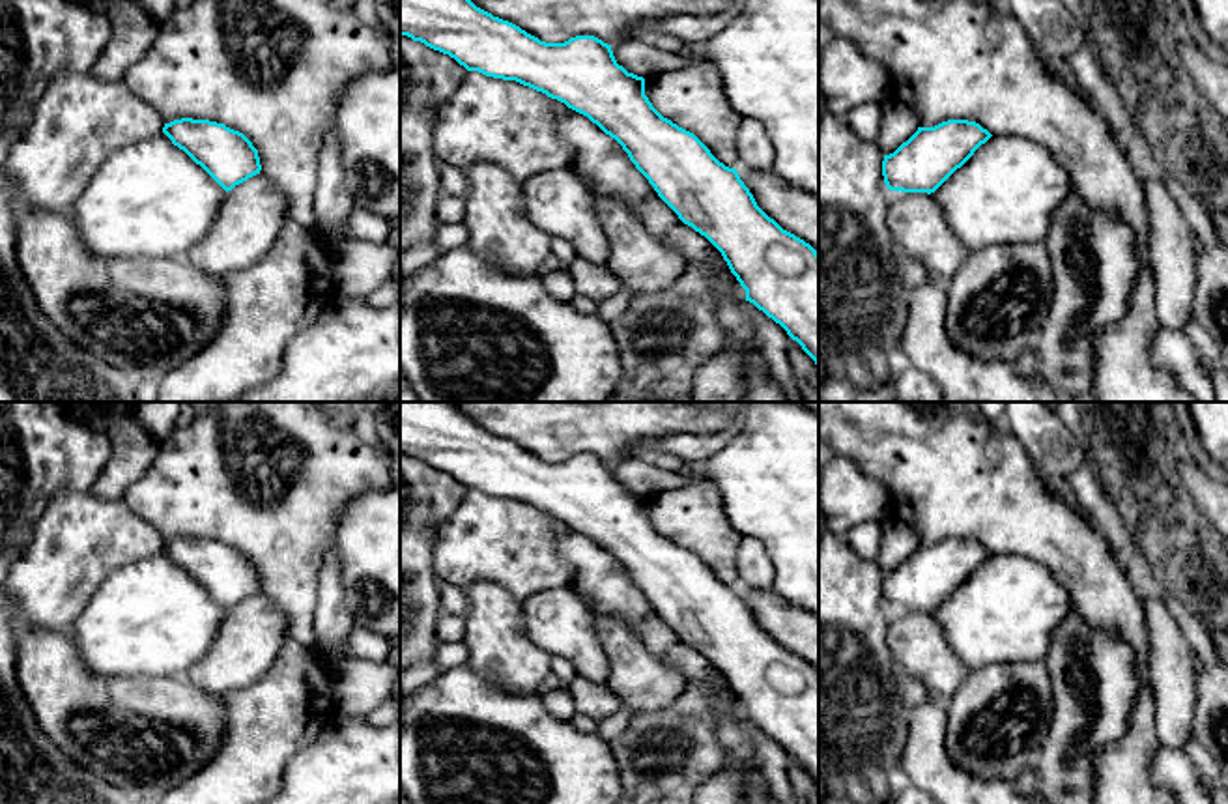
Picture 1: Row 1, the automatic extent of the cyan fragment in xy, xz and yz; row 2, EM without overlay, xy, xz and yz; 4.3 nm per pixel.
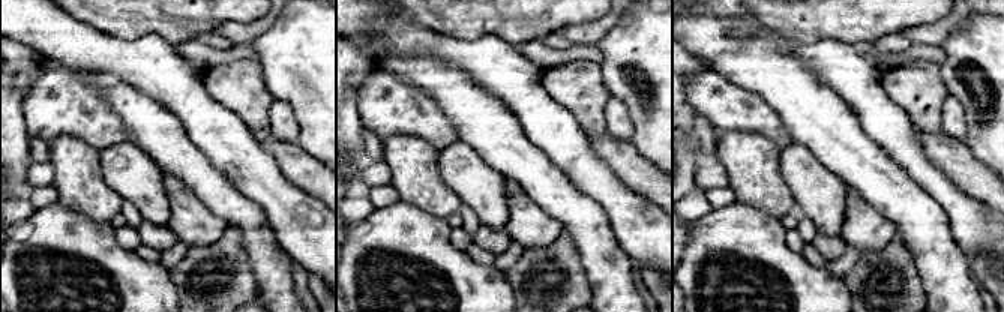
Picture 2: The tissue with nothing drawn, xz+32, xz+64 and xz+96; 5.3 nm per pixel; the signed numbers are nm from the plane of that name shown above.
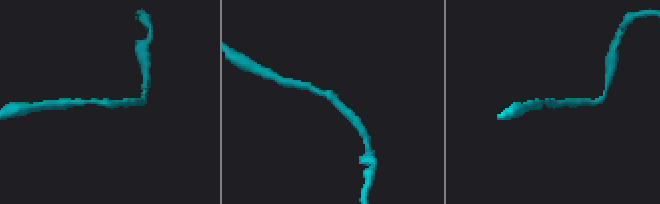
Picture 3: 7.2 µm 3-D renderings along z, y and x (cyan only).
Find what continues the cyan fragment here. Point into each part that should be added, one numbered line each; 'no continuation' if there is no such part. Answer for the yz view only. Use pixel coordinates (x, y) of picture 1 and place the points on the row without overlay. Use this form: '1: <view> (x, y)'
1: yz (1006, 612)

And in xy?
1: xy (150, 617)

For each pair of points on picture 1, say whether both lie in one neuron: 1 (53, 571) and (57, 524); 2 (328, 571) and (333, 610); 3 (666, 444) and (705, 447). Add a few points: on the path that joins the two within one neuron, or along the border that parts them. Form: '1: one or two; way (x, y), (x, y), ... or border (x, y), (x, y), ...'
1: one; way (58, 559), (58, 535)
2: one; way (329, 580), (331, 601)
3: one; way (675, 444), (696, 447)

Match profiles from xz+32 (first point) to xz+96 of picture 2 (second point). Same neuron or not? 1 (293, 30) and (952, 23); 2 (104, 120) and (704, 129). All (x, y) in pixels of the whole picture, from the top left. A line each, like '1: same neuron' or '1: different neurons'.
1: different neurons
2: different neurons

